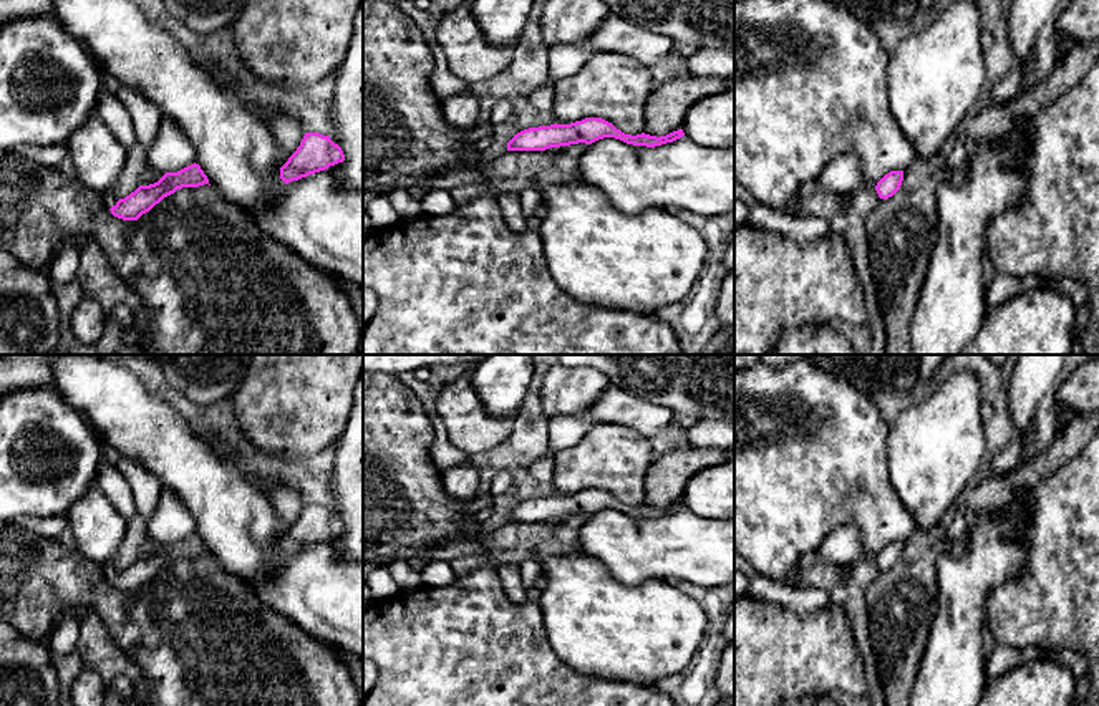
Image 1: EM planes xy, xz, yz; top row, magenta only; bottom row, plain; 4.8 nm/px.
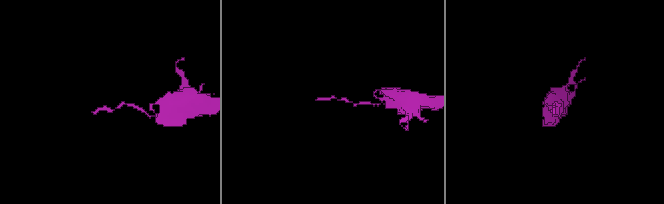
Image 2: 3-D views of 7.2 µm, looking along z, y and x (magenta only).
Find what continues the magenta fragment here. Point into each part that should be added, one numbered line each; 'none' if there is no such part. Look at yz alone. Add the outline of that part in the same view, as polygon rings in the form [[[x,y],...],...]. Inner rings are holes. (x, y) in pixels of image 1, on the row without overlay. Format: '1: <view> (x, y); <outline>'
none

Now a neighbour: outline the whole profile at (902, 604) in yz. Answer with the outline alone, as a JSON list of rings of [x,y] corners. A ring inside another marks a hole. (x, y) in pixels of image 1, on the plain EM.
[[[942,525],[918,529],[900,560],[880,570],[865,592],[869,638],[885,706],[912,706],[928,635],[937,617],[937,562],[948,549]]]

